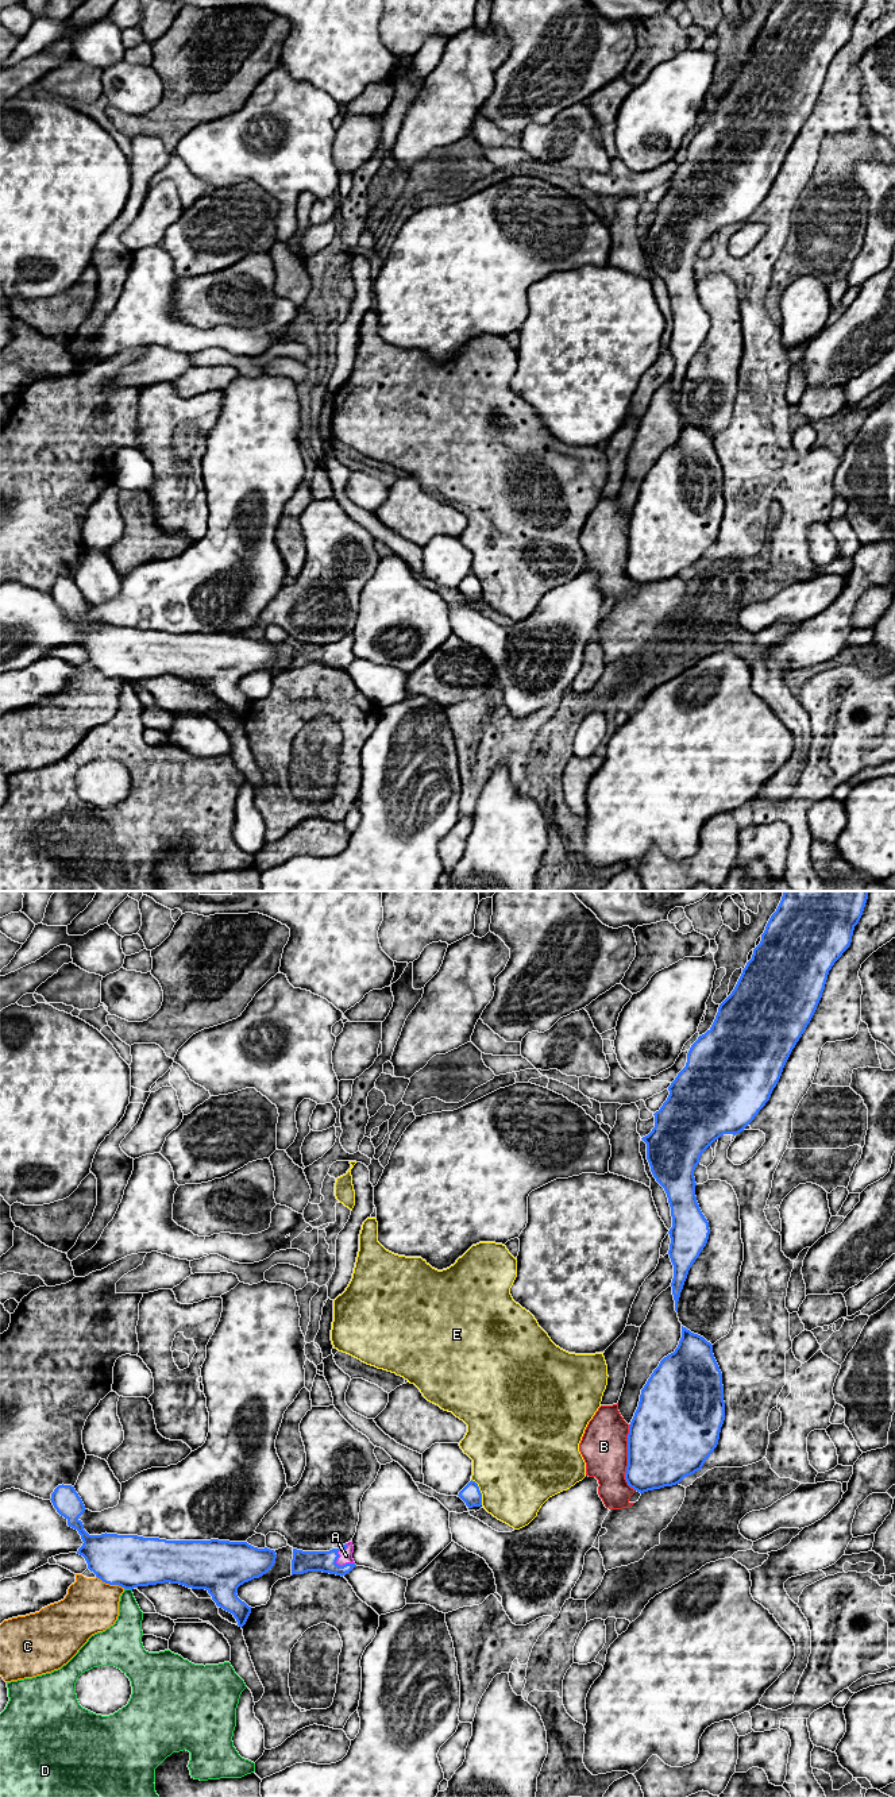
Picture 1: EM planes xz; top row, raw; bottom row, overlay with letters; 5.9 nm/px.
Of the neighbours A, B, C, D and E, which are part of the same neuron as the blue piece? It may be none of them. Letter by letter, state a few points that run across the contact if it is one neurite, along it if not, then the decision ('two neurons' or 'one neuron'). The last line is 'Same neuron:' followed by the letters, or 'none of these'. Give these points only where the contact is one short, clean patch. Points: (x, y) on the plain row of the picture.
A: line xz (303, 655), (328, 654), (336, 646), (346, 648); one neuron
B: two neurons
C: two neurons
D: two neurons
E: two neurons
Same neuron: A

